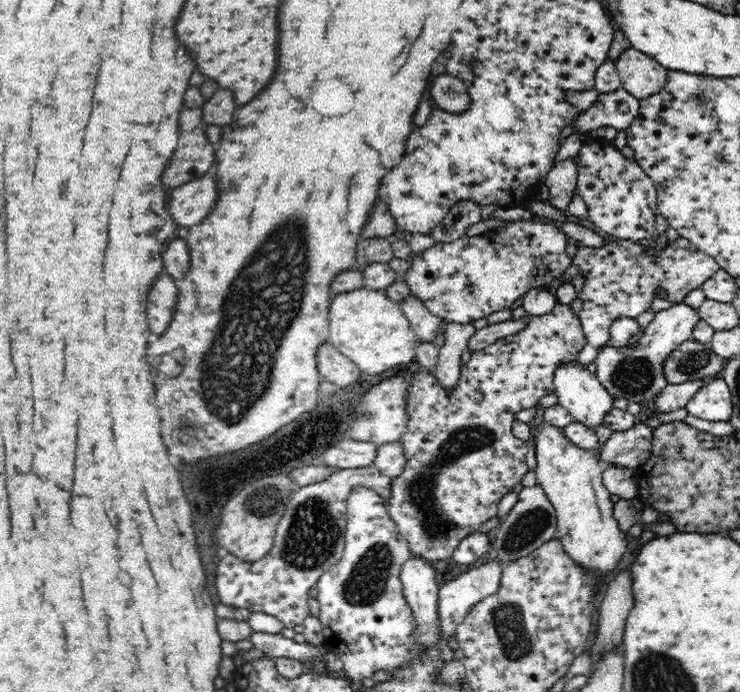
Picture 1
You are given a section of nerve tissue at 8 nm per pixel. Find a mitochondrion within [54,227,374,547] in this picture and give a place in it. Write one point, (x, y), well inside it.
(262, 500)

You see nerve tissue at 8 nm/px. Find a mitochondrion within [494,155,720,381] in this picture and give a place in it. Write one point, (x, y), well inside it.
(694, 362)

